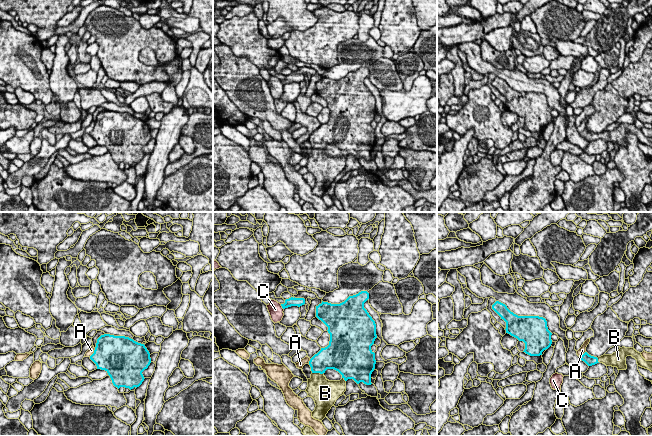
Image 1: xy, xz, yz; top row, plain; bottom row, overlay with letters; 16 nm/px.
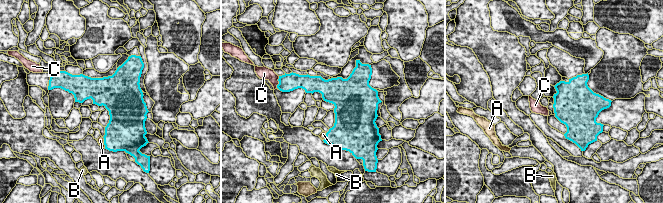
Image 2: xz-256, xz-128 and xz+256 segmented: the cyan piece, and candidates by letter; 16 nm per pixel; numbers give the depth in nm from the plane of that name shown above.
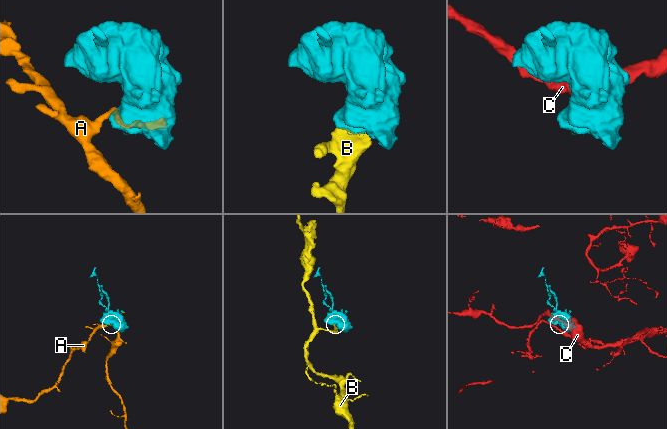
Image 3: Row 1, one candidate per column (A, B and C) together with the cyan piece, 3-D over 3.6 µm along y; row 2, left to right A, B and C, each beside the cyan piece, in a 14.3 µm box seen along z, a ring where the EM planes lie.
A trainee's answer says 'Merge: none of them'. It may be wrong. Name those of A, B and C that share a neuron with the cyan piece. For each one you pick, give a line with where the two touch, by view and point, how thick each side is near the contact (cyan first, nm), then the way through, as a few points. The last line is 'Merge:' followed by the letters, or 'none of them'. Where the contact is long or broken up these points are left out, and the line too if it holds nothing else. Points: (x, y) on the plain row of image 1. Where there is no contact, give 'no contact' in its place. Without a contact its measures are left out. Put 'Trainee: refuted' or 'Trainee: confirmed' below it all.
B: contact xz (317, 148); calibres 320 and 360 nm
Merge: B
Trainee: refuted

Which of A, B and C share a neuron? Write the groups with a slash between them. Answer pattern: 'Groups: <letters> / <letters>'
Groups: A / B / C

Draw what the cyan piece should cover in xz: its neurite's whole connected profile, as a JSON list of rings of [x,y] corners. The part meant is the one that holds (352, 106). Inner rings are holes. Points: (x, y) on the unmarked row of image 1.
[[[361,67],[356,71],[349,72],[344,78],[340,80],[331,80],[323,78],[316,82],[316,93],[321,96],[327,103],[330,110],[329,121],[315,130],[309,137],[311,143],[311,154],[308,155],[308,163],[305,166],[309,173],[312,173],[315,177],[316,183],[312,188],[312,193],[322,198],[326,193],[326,190],[334,182],[336,176],[344,170],[346,167],[346,157],[353,155],[357,160],[363,158],[366,161],[371,161],[371,150],[375,145],[375,129],[371,126],[371,122],[374,120],[376,111],[376,100],[367,86],[364,84],[364,79],[369,75],[369,69],[367,67]],[[327,145],[334,145],[342,151],[340,157],[329,157],[324,152]]]

